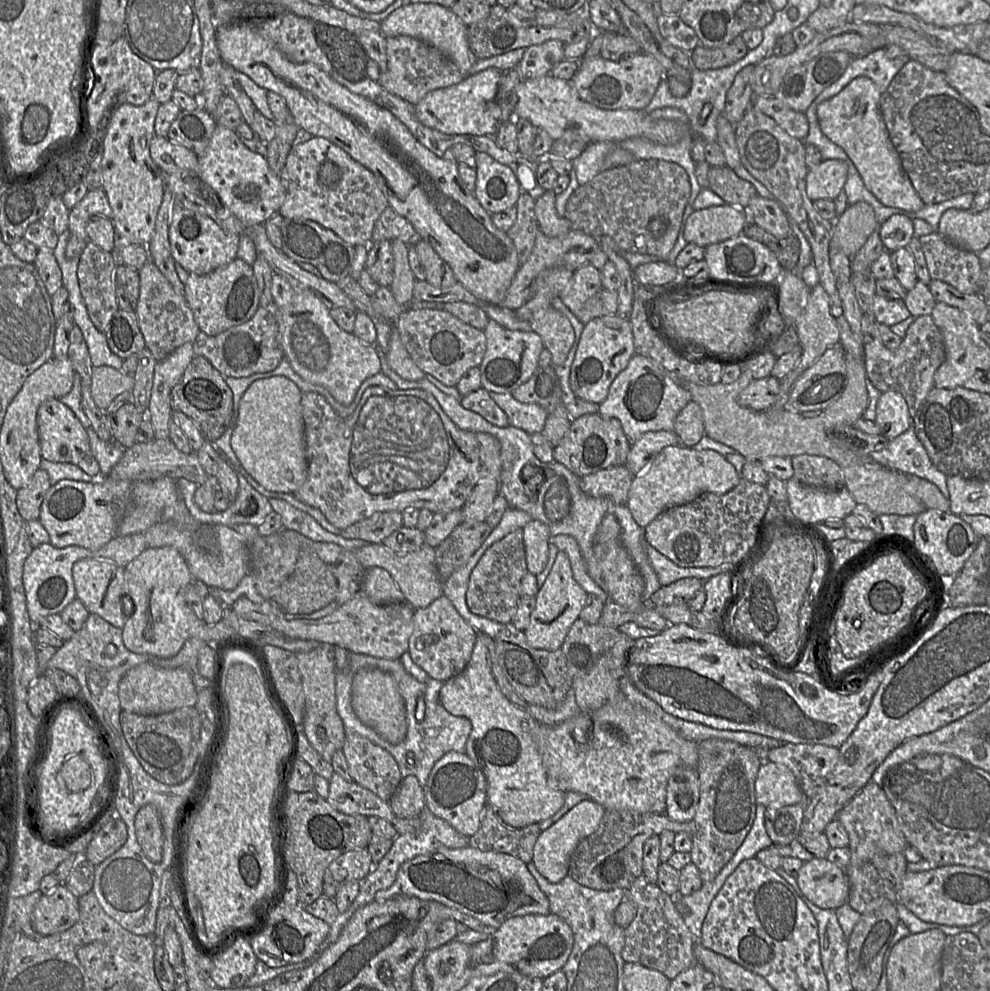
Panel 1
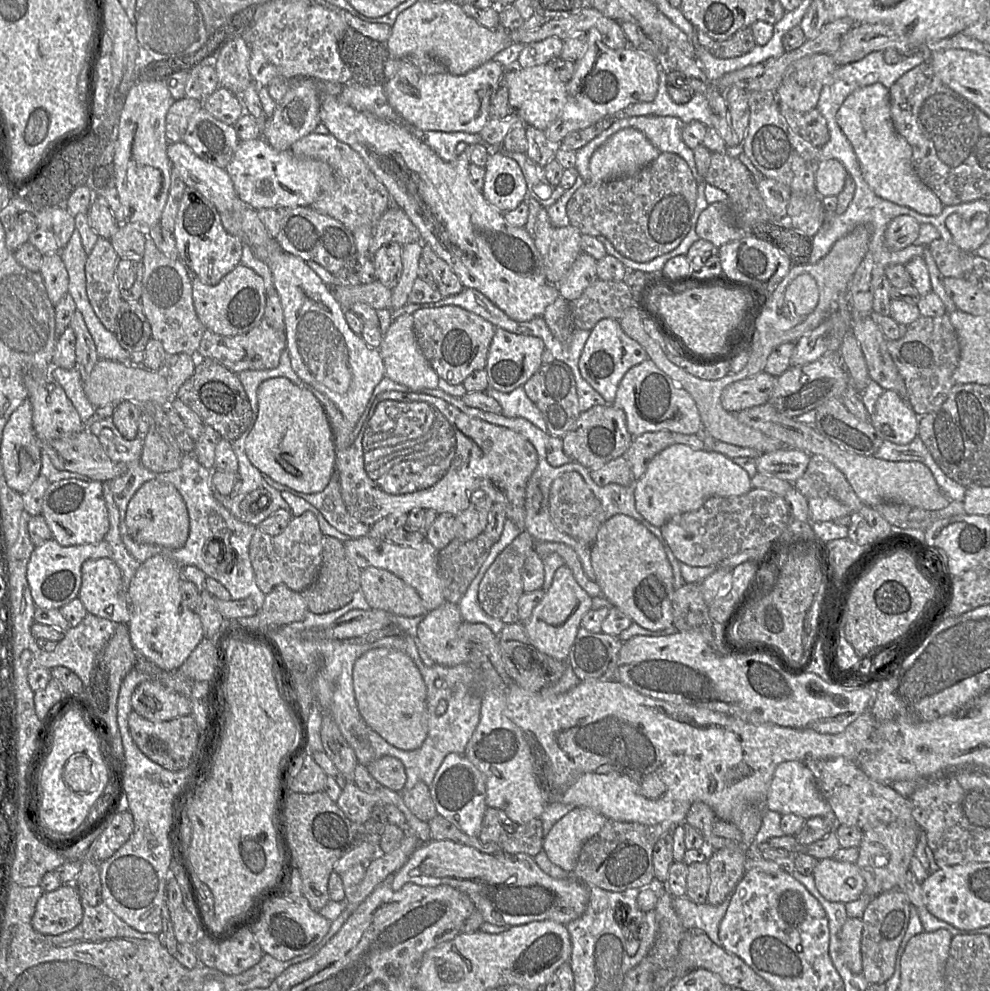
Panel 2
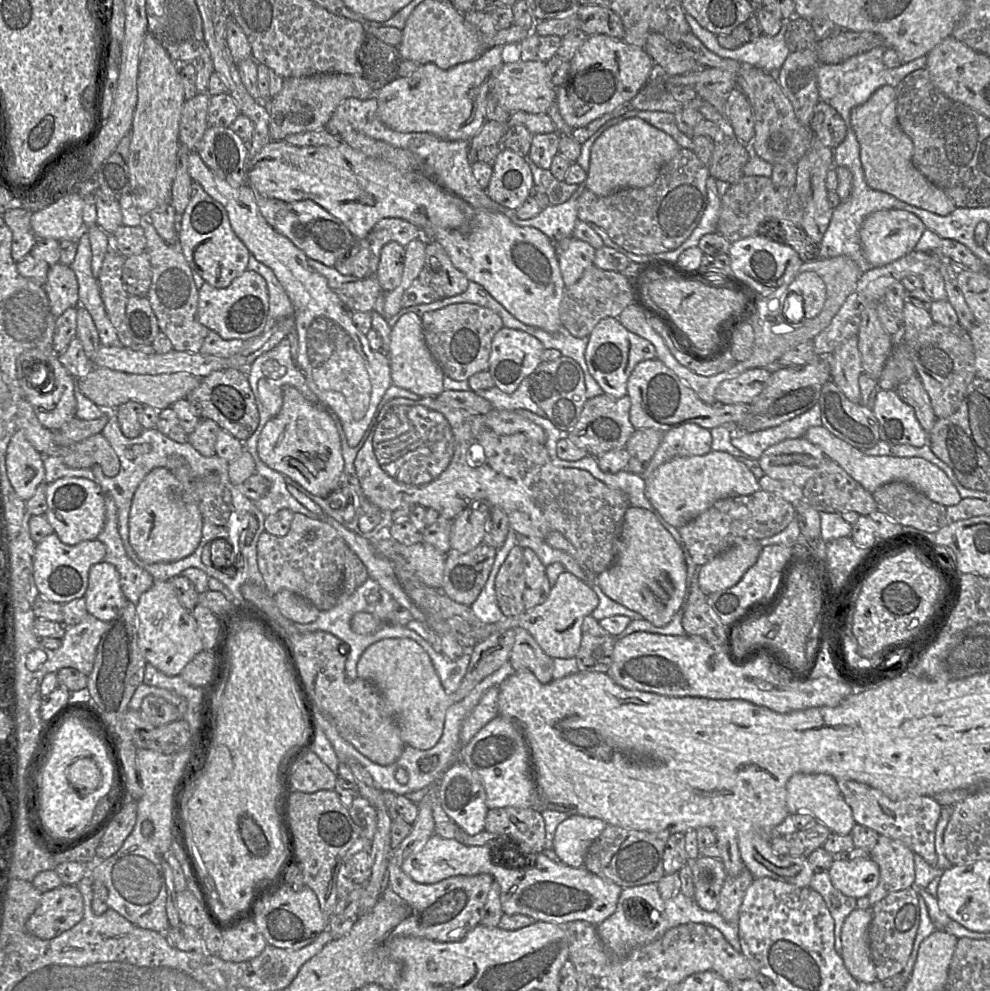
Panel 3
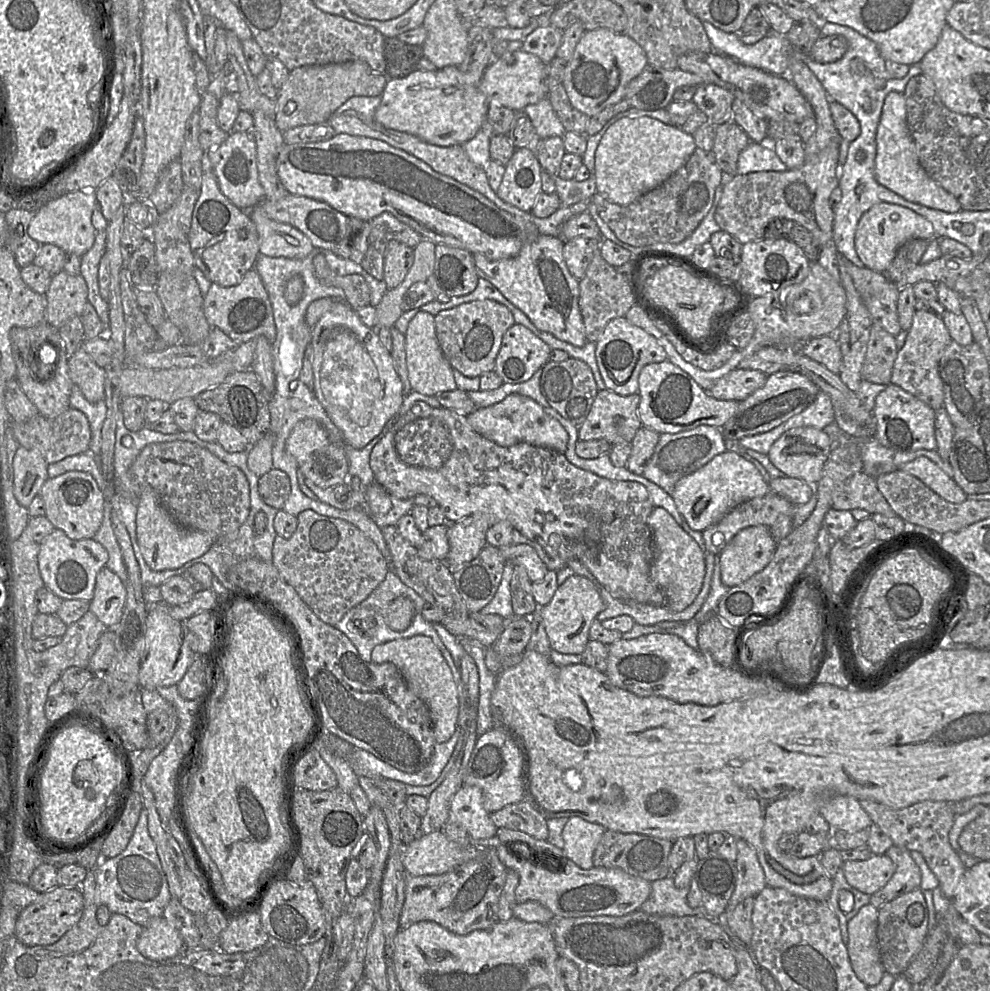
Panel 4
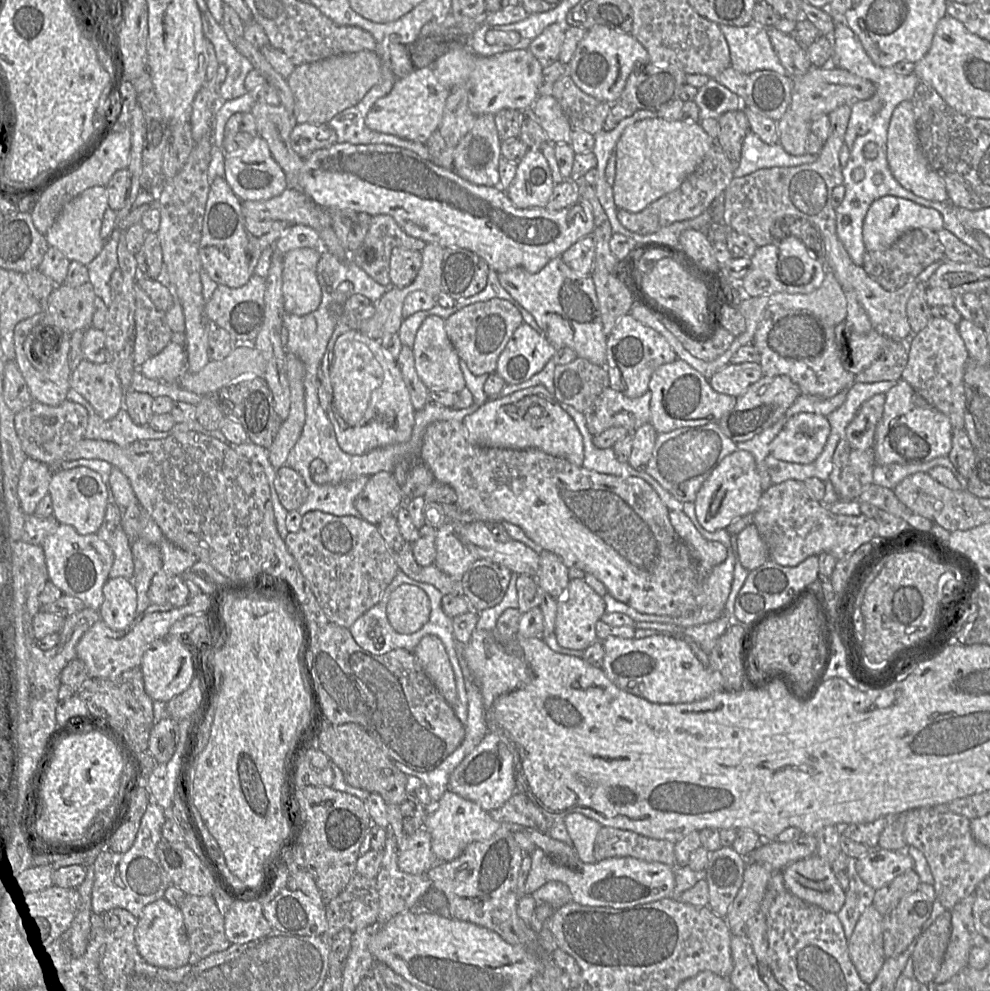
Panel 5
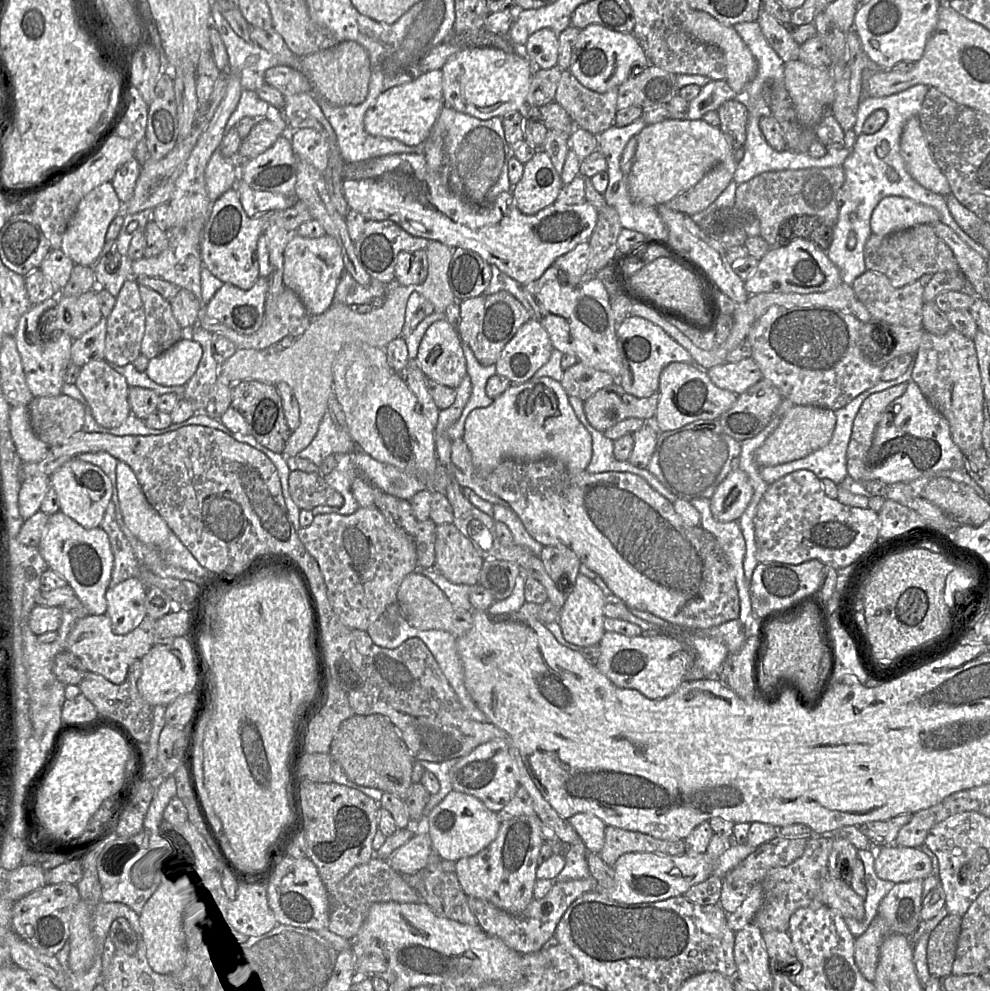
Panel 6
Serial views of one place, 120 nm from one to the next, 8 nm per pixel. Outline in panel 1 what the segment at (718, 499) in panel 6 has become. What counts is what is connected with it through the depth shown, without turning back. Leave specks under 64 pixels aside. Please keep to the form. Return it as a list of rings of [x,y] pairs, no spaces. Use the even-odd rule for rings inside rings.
[[[666,446],[641,474],[634,476],[626,505],[636,523],[644,528],[666,509],[689,503],[704,493],[723,495],[736,487],[741,479],[725,456],[714,450]]]

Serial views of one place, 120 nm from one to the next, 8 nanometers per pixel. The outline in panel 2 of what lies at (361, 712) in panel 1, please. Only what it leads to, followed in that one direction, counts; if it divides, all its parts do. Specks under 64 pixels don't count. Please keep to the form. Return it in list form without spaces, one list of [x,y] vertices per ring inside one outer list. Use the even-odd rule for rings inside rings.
[[[390,648],[369,650],[356,660],[352,679],[359,714],[373,732],[400,750],[422,745],[428,732],[427,687],[409,655]]]

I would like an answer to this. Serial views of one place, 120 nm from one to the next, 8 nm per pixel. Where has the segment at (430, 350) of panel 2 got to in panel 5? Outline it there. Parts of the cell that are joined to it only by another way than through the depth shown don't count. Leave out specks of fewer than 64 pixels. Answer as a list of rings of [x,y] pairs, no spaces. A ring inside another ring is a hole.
[[[492,298],[488,301],[476,302],[458,309],[445,319],[445,330],[459,358],[463,360],[474,375],[492,374],[496,370],[499,355],[505,348],[513,332],[523,323],[519,310],[509,301]]]

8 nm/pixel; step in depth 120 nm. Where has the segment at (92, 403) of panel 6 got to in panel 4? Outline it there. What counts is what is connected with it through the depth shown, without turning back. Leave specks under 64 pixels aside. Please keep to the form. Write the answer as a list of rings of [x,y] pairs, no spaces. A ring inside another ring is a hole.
[[[80,347],[68,360],[69,375],[85,398],[91,403],[105,399],[108,369],[98,366]]]

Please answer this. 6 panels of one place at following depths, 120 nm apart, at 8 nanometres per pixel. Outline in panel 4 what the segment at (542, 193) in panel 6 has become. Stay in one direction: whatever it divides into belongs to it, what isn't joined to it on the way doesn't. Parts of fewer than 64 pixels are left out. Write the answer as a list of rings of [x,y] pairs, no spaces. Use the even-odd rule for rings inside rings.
[[[516,148],[505,165],[496,194],[503,201],[531,212],[537,196],[542,192],[541,173],[541,165],[533,152],[527,148]]]

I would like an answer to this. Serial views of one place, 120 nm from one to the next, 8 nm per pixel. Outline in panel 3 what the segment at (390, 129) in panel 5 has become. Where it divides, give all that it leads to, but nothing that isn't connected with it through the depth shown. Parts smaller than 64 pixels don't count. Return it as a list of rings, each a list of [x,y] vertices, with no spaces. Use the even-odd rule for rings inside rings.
[[[493,46],[476,59],[449,69],[420,64],[412,75],[398,77],[375,92],[380,120],[398,132],[427,132],[443,140],[469,141],[487,121],[488,94],[504,64],[502,50],[503,46]]]

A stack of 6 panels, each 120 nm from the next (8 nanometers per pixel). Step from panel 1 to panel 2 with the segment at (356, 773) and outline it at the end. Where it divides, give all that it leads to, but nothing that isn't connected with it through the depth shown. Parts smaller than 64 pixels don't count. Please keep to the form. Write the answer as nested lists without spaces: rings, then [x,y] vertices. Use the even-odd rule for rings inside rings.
[[[383,756],[365,766],[376,782],[391,791],[400,792],[406,781],[405,769],[401,761],[391,756]]]

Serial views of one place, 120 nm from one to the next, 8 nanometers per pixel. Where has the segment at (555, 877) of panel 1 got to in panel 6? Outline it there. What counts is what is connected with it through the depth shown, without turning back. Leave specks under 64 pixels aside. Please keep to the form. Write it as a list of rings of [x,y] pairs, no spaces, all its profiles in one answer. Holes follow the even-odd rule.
[[[576,813],[569,819],[586,849],[590,853],[598,854],[604,846],[606,824],[597,816],[586,813]]]

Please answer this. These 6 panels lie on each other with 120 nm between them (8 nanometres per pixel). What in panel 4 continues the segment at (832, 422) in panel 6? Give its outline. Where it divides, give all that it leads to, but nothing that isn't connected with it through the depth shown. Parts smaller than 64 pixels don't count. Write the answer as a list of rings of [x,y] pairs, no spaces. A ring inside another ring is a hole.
[[[803,426],[783,433],[767,455],[785,476],[817,483],[831,450],[832,441],[827,433]]]

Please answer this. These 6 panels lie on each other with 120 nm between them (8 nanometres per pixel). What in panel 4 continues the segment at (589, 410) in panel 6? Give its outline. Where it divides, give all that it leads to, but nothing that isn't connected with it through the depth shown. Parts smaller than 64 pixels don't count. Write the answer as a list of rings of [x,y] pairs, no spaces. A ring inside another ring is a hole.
[[[607,388],[599,390],[585,421],[578,427],[578,439],[603,439],[611,445],[631,443],[642,426],[639,403],[638,393],[623,396]]]

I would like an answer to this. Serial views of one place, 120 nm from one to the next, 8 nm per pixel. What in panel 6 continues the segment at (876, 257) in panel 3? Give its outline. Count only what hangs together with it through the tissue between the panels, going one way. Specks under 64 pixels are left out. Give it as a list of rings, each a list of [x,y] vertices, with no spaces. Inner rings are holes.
[[[899,196],[883,198],[870,218],[872,234],[889,235],[921,224],[940,222],[938,211],[930,206]]]

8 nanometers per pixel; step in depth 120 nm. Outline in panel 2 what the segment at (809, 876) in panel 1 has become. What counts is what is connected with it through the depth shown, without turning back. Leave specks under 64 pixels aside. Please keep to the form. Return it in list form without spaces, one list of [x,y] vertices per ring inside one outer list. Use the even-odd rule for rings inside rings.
[[[825,858],[820,860],[812,876],[819,893],[830,902],[849,903],[865,896],[865,879],[856,863]]]

